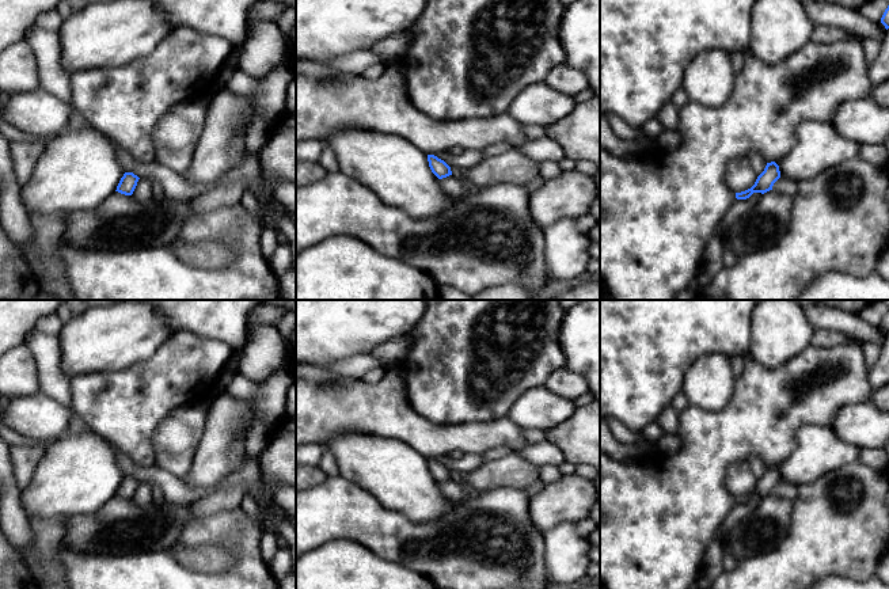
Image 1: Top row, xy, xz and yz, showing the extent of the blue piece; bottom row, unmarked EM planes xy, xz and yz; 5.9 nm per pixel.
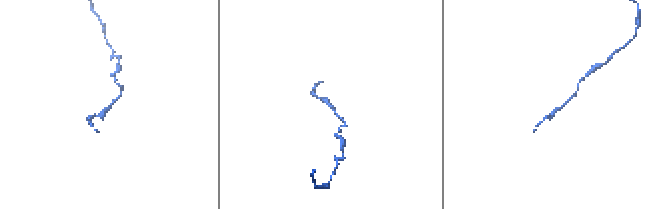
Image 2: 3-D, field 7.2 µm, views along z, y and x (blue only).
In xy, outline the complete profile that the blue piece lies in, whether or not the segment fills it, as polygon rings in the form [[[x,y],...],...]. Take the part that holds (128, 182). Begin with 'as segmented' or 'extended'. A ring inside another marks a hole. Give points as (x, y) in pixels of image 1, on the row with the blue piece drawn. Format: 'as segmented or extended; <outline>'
as segmented; [[[125,172],[115,191],[125,194],[125,195],[132,195],[137,186],[138,179],[140,178],[134,175],[133,172]]]

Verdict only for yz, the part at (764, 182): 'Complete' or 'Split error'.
Complete

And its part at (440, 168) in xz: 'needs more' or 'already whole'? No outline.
already whole

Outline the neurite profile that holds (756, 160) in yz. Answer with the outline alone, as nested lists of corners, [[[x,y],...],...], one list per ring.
[[[755,151],[749,153],[748,160],[757,176],[764,171],[767,166],[767,162],[763,159],[763,156]]]

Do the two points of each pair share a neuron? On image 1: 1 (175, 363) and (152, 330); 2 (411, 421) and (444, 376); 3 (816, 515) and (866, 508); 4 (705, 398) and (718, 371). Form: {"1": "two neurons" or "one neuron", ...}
{"1": "two neurons", "2": "two neurons", "3": "one neuron", "4": "one neuron"}

